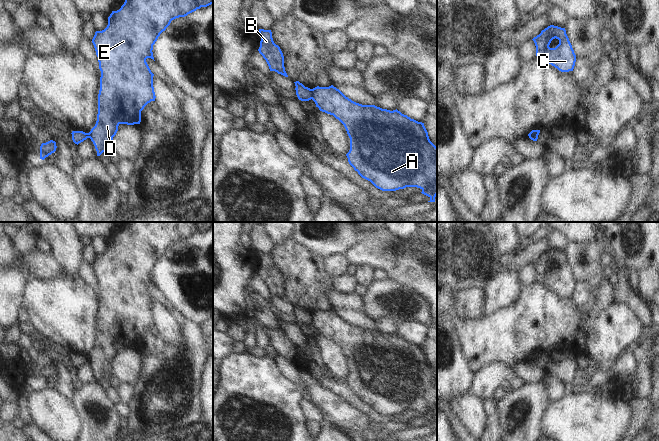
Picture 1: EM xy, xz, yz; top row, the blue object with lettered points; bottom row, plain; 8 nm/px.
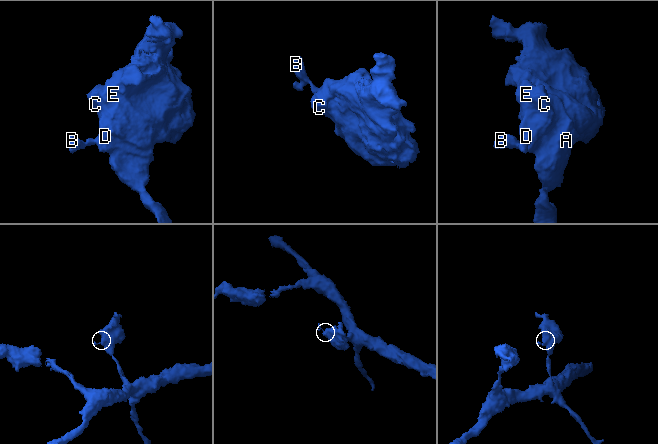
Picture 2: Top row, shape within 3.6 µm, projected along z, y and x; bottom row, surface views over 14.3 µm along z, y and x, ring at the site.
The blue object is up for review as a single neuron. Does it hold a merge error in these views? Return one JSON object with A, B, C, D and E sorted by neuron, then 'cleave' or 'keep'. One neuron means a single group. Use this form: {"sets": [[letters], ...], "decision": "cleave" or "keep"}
{"sets": [["A", "C", "D", "E"], ["B"]], "decision": "cleave"}

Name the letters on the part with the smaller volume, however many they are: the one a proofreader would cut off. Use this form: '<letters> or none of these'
B

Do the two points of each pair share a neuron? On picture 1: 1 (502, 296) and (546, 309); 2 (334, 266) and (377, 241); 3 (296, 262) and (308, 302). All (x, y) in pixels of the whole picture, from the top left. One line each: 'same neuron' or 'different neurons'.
1: different neurons
2: different neurons
3: same neuron

